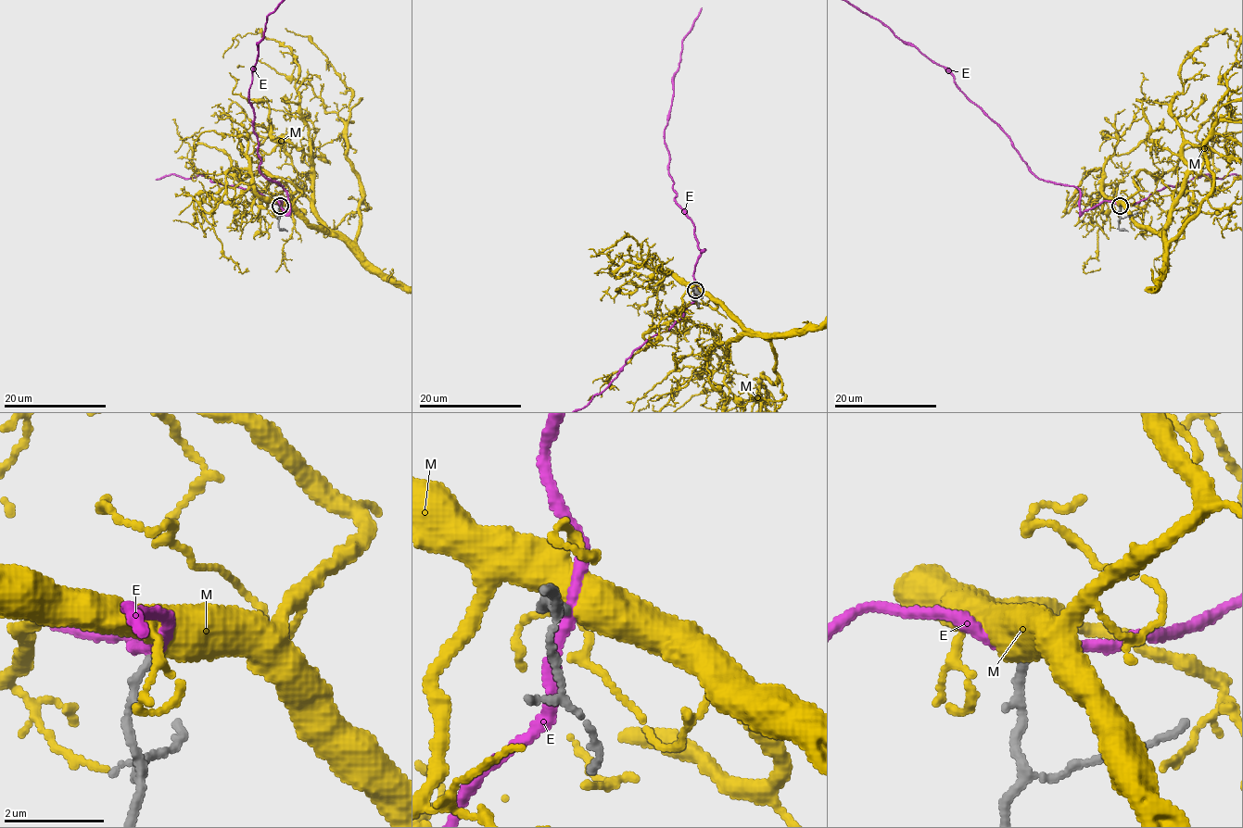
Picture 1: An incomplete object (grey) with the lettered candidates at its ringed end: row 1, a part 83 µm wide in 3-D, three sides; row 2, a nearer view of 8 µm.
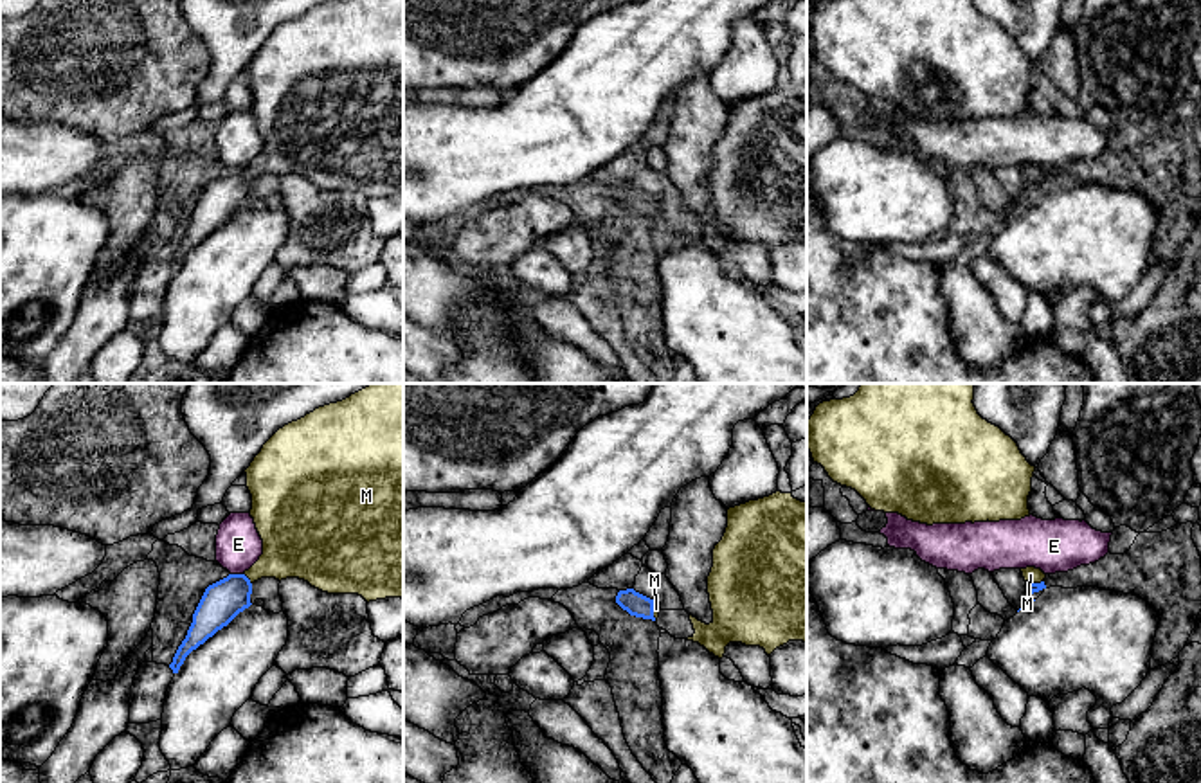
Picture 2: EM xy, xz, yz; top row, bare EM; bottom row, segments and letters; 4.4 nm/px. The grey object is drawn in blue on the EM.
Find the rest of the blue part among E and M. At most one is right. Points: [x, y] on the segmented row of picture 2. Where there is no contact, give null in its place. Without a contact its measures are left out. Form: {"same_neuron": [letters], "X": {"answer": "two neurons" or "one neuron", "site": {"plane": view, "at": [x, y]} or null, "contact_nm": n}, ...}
{"same_neuron": ["M"], "E": {"answer": "two neurons", "site": {"plane": "xy", "at": [236, 575]}, "contact_nm": 60}, "M": {"answer": "one neuron", "site": {"plane": "xy", "at": [247, 578]}, "contact_nm": 70}}

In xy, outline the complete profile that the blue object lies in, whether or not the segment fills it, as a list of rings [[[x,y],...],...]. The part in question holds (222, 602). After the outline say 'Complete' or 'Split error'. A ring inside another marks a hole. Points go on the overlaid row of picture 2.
[[[403,383],[369,385],[284,425],[263,445],[245,473],[252,495],[250,517],[263,540],[263,554],[243,574],[229,574],[205,589],[169,664],[173,673],[178,673],[193,650],[252,605],[252,583],[261,578],[299,578],[322,592],[358,594],[367,603],[403,599]]]. Split error

